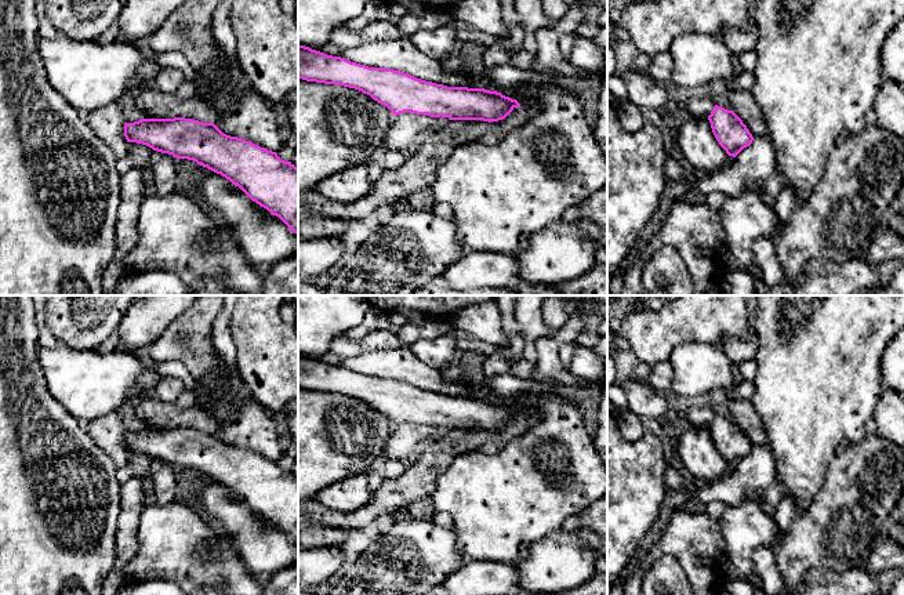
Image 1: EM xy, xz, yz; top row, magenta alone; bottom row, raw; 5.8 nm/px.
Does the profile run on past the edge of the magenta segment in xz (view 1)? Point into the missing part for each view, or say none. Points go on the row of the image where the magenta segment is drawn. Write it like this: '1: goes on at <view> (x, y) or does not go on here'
1: does not go on here

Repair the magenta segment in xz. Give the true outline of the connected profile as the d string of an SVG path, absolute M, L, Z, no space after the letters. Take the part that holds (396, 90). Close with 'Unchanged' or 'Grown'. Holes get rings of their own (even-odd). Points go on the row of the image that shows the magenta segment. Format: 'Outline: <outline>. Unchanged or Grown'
Outline: M298 46L298 79L359 90L386 106L395 116L411 112L490 123L502 120L515 108L520 108L516 99L497 91L447 87L400 70L369 68L305 46Z. Unchanged

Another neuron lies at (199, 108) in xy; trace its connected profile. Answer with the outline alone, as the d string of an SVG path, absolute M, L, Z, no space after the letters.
M144 88L135 97L137 106L145 113L144 119L185 117L203 123L214 123L213 98L193 95L181 98L177 92Z

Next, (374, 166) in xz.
M375 156L374 159L371 159L369 163L367 163L367 168L369 168L369 177L370 177L370 182L371 182L371 186L370 186L370 192L374 191L375 185L377 185L377 181L378 178L382 175L384 173L384 168L382 168L382 164L380 162L380 157Z

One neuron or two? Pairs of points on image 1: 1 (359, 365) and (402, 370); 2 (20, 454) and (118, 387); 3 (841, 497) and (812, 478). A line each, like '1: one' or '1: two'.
1: one
2: two
3: two

